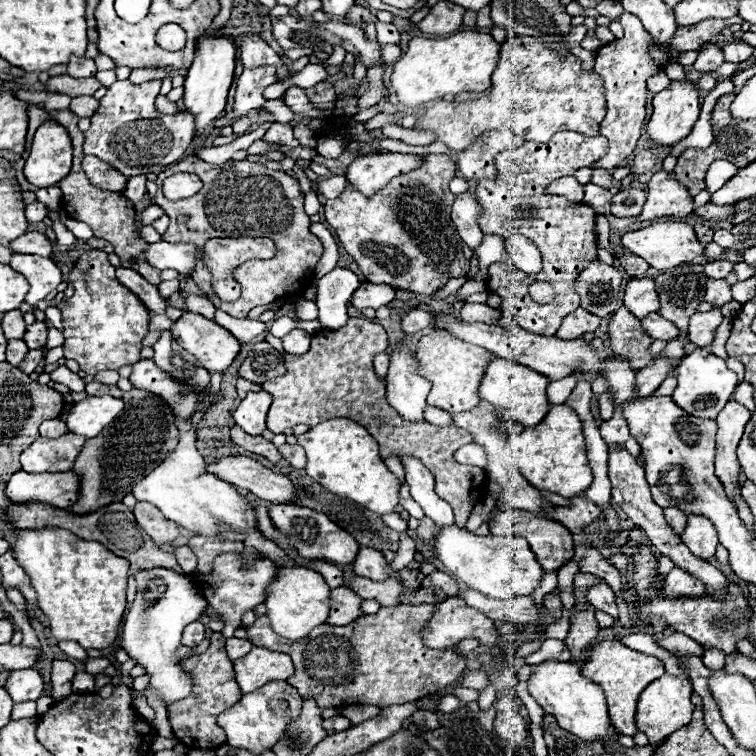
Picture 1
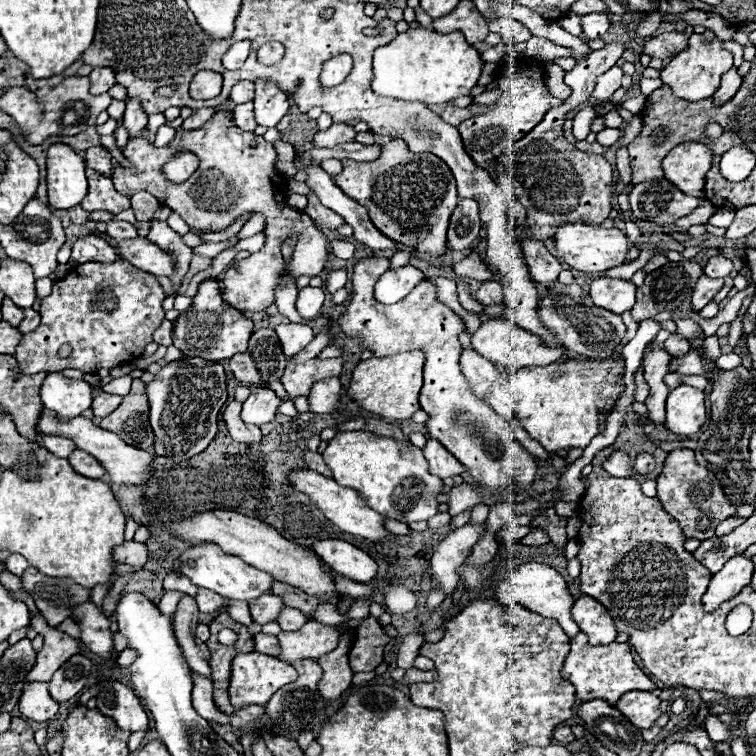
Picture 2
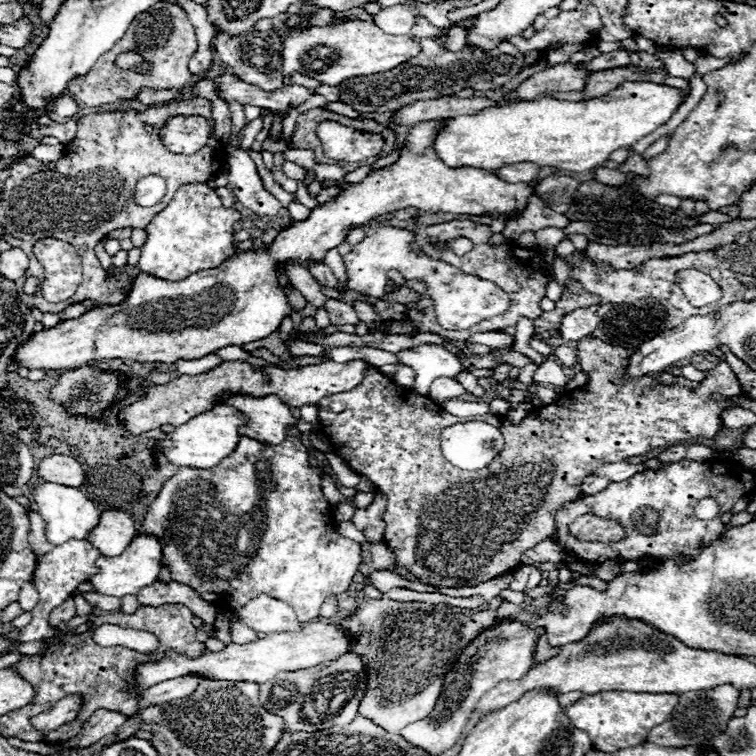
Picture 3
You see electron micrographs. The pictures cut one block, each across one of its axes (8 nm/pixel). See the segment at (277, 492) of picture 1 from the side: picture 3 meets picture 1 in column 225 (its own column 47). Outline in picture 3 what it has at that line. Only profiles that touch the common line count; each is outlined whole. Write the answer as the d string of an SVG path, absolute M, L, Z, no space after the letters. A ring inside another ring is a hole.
M54 454L44 458L40 462L38 474L40 474L40 480L56 482L62 486L82 486L86 480L82 466L74 458L64 454Z

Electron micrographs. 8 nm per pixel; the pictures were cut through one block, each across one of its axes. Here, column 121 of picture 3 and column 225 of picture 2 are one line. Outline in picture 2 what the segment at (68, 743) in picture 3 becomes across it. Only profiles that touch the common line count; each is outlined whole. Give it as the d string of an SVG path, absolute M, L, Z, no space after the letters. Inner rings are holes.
M198 674L194 676L194 692L192 692L192 702L194 708L198 710L200 716L204 716L208 722L216 722L216 724L230 724L230 716L220 712L214 706L214 698L212 698L212 680L206 680Z

